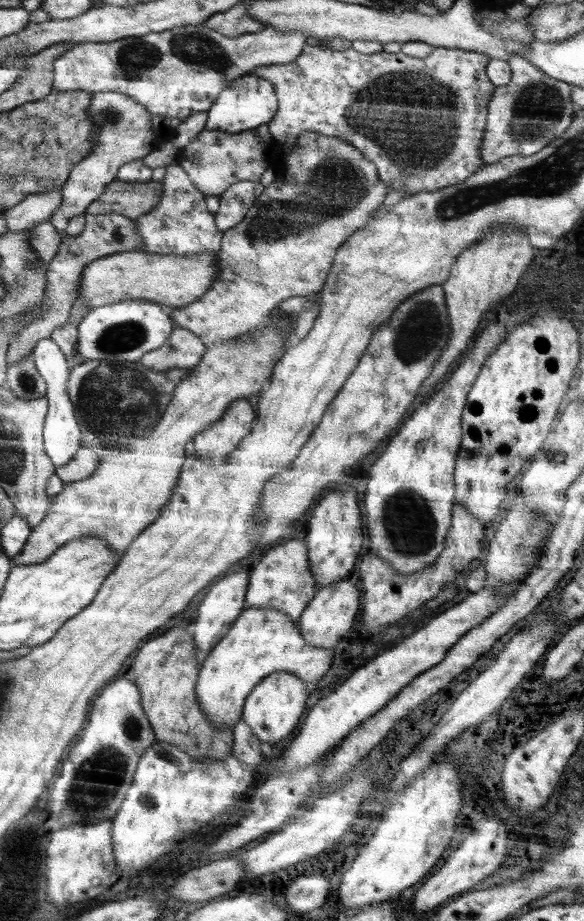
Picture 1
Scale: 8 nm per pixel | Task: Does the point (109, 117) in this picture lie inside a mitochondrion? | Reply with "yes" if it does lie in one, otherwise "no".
yes

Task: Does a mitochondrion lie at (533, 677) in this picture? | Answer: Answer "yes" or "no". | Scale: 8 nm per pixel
no

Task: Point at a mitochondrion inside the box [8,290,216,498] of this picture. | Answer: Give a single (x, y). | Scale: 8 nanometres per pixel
(116, 403)

